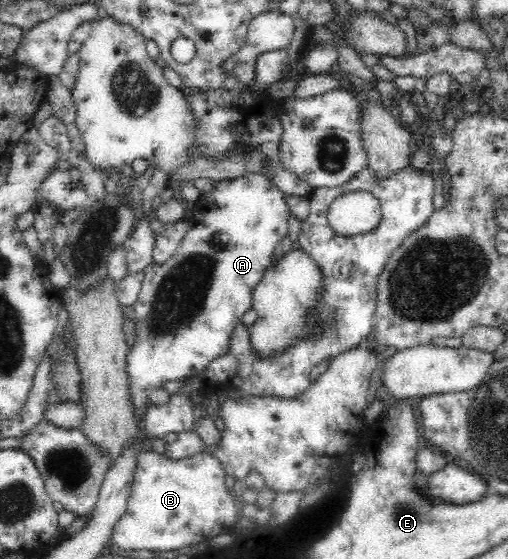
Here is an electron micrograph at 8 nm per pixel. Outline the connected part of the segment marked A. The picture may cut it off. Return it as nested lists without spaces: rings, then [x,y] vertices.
[[[250,173],[246,176],[224,179],[218,181],[210,188],[210,191],[200,194],[198,199],[193,201],[192,213],[189,218],[191,224],[186,236],[181,240],[176,253],[163,264],[152,262],[146,269],[144,281],[142,282],[140,295],[133,303],[133,318],[135,325],[134,343],[128,346],[126,353],[126,376],[128,383],[128,392],[130,392],[130,402],[134,406],[134,418],[141,424],[141,420],[147,407],[151,405],[147,392],[152,389],[163,388],[170,381],[186,381],[187,379],[195,378],[196,374],[206,373],[208,364],[215,360],[216,357],[225,356],[231,348],[231,335],[234,328],[238,324],[248,321],[252,314],[252,298],[253,289],[261,282],[264,272],[269,268],[272,259],[272,254],[280,241],[284,241],[288,237],[288,206],[284,200],[284,193],[280,191],[276,184],[270,182],[264,175],[260,173]]]

